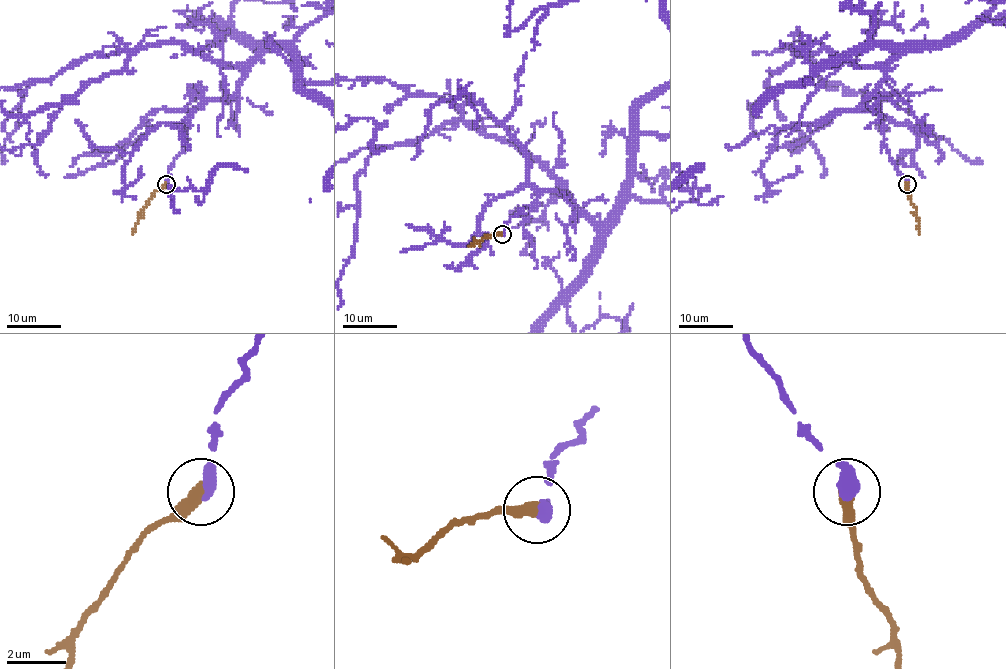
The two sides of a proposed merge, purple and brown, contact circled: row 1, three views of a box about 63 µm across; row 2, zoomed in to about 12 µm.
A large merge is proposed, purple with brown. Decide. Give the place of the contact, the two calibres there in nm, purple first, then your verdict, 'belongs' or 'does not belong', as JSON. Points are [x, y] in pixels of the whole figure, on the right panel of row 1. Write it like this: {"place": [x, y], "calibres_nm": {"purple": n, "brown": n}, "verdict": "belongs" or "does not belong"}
{"place": [907, 184], "calibres_nm": {"purple": 500, "brown": 480}, "verdict": "belongs"}

